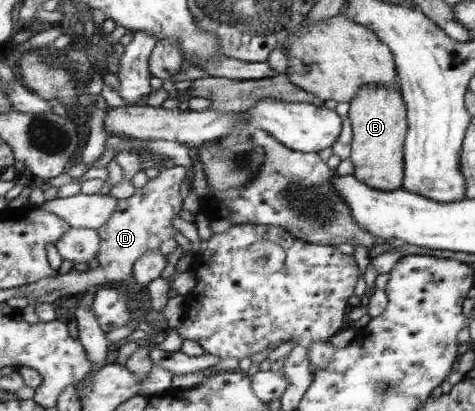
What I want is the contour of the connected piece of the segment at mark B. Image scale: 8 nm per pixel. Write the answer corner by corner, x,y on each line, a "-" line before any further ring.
363,86
355,98
349,101
349,122
352,126
350,160
355,167
353,175
379,191
395,191
403,187
403,141
406,141
408,123
406,103
402,91
385,86

